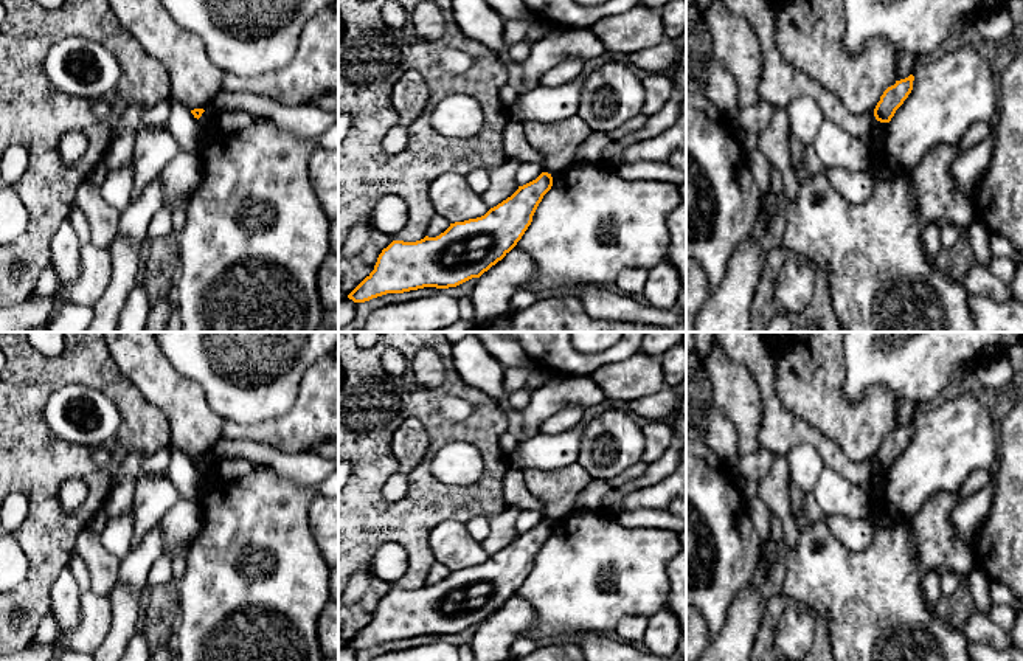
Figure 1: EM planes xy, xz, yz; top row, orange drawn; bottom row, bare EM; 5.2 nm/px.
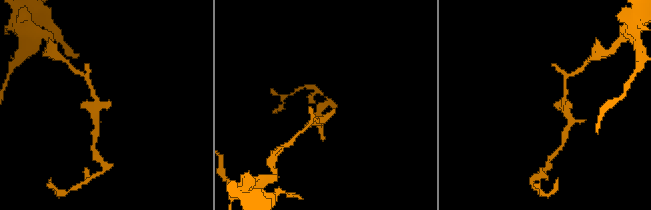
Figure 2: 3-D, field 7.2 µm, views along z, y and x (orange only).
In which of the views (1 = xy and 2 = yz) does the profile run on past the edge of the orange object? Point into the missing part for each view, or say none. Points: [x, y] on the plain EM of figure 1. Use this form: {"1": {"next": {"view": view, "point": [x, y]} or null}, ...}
{"1": {"next": null}, "2": {"next": null}}

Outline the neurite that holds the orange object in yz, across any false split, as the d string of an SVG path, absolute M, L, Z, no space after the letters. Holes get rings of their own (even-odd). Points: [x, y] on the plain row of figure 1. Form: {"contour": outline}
{"contour": "M910 422L905 427L896 428L894 433L888 434L883 439L883 442L880 444L880 448L877 450L877 453L874 456L874 464L877 469L880 469L880 470L891 469L896 458L903 452L903 448L911 441L913 428L914 428L914 424Z"}

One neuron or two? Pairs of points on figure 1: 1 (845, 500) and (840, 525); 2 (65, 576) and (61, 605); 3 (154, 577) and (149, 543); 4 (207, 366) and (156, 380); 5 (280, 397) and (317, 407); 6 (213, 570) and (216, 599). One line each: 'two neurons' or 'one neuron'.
1: two neurons
2: one neuron
3: two neurons
4: two neurons
5: two neurons
6: one neuron

